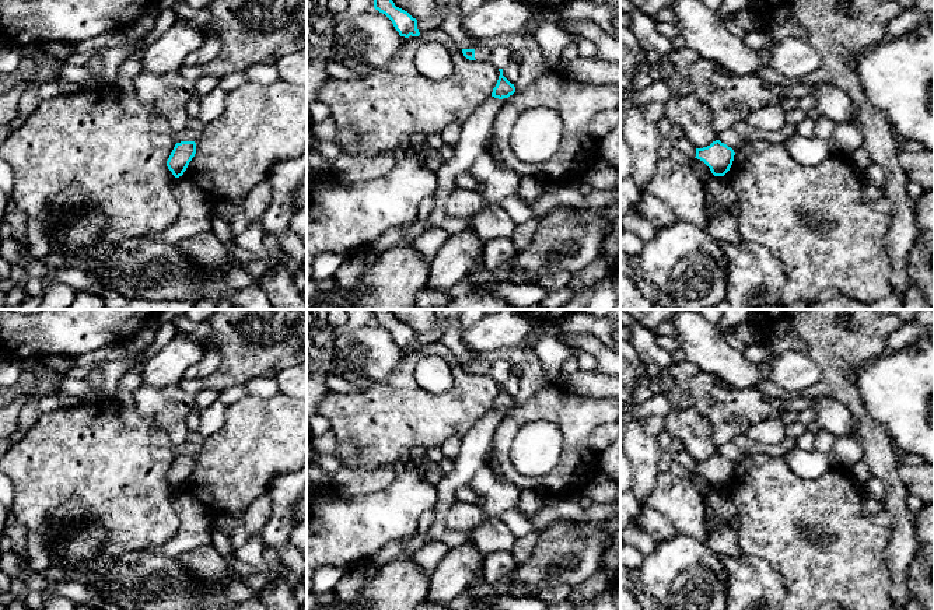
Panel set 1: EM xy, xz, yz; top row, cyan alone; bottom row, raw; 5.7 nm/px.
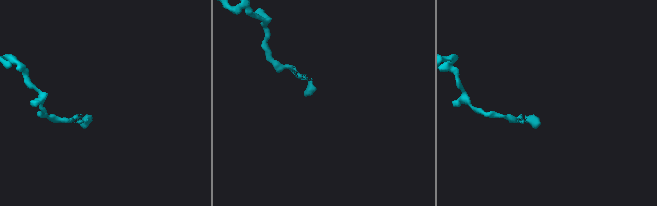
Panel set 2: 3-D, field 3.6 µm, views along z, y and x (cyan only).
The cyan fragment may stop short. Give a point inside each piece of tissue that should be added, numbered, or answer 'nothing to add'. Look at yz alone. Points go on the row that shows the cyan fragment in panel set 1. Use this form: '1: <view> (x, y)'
1: yz (679, 142)

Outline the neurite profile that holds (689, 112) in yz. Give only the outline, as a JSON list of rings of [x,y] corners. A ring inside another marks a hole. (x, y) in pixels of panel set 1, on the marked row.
[[[695,92],[672,95],[664,105],[665,116],[679,126],[695,148],[703,148],[718,140],[711,127],[713,111]]]

